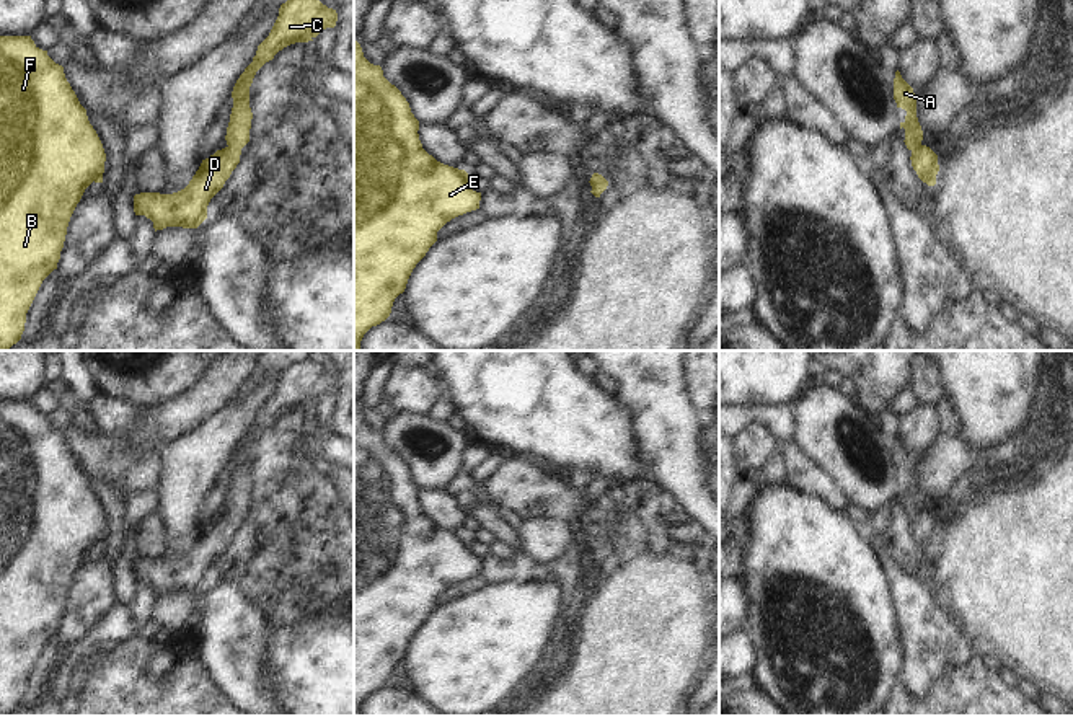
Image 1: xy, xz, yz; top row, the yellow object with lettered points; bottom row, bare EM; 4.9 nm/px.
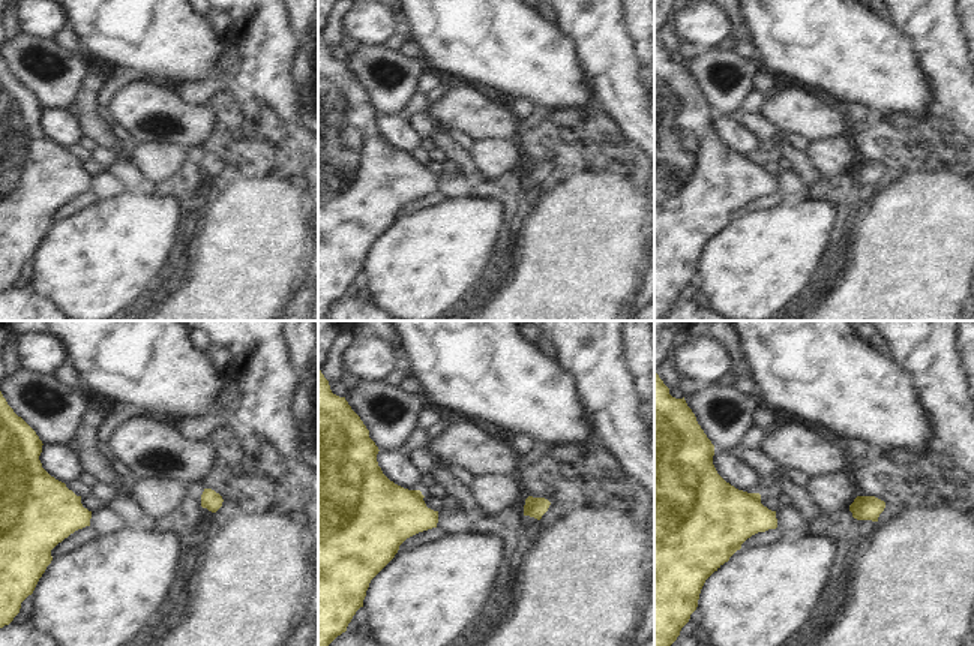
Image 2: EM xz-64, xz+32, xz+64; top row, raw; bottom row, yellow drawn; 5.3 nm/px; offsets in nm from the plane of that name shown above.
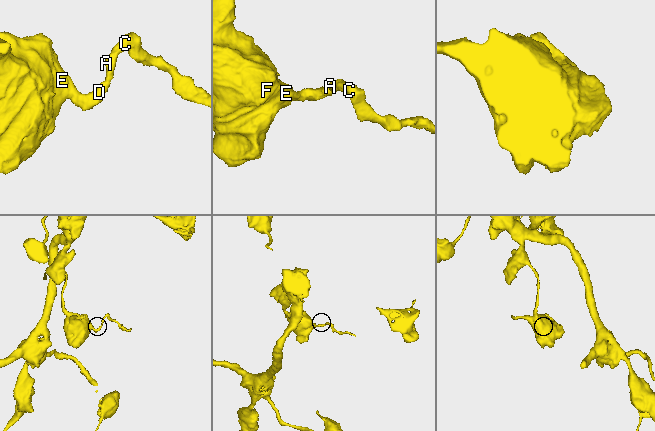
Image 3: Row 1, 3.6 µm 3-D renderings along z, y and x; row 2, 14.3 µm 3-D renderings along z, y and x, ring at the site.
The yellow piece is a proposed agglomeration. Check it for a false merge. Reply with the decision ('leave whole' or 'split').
leave whole

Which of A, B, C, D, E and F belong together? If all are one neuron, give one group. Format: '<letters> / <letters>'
A B C D E F

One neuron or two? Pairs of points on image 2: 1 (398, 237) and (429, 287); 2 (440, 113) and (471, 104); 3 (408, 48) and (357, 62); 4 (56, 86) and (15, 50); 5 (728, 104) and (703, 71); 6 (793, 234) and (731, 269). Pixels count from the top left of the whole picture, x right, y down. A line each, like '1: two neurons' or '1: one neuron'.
1: one neuron
2: one neuron
3: two neurons
4: one neuron
5: one neuron
6: one neuron

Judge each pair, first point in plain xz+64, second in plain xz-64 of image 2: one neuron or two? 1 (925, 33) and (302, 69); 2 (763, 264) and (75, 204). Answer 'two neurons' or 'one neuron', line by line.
1: two neurons
2: two neurons

